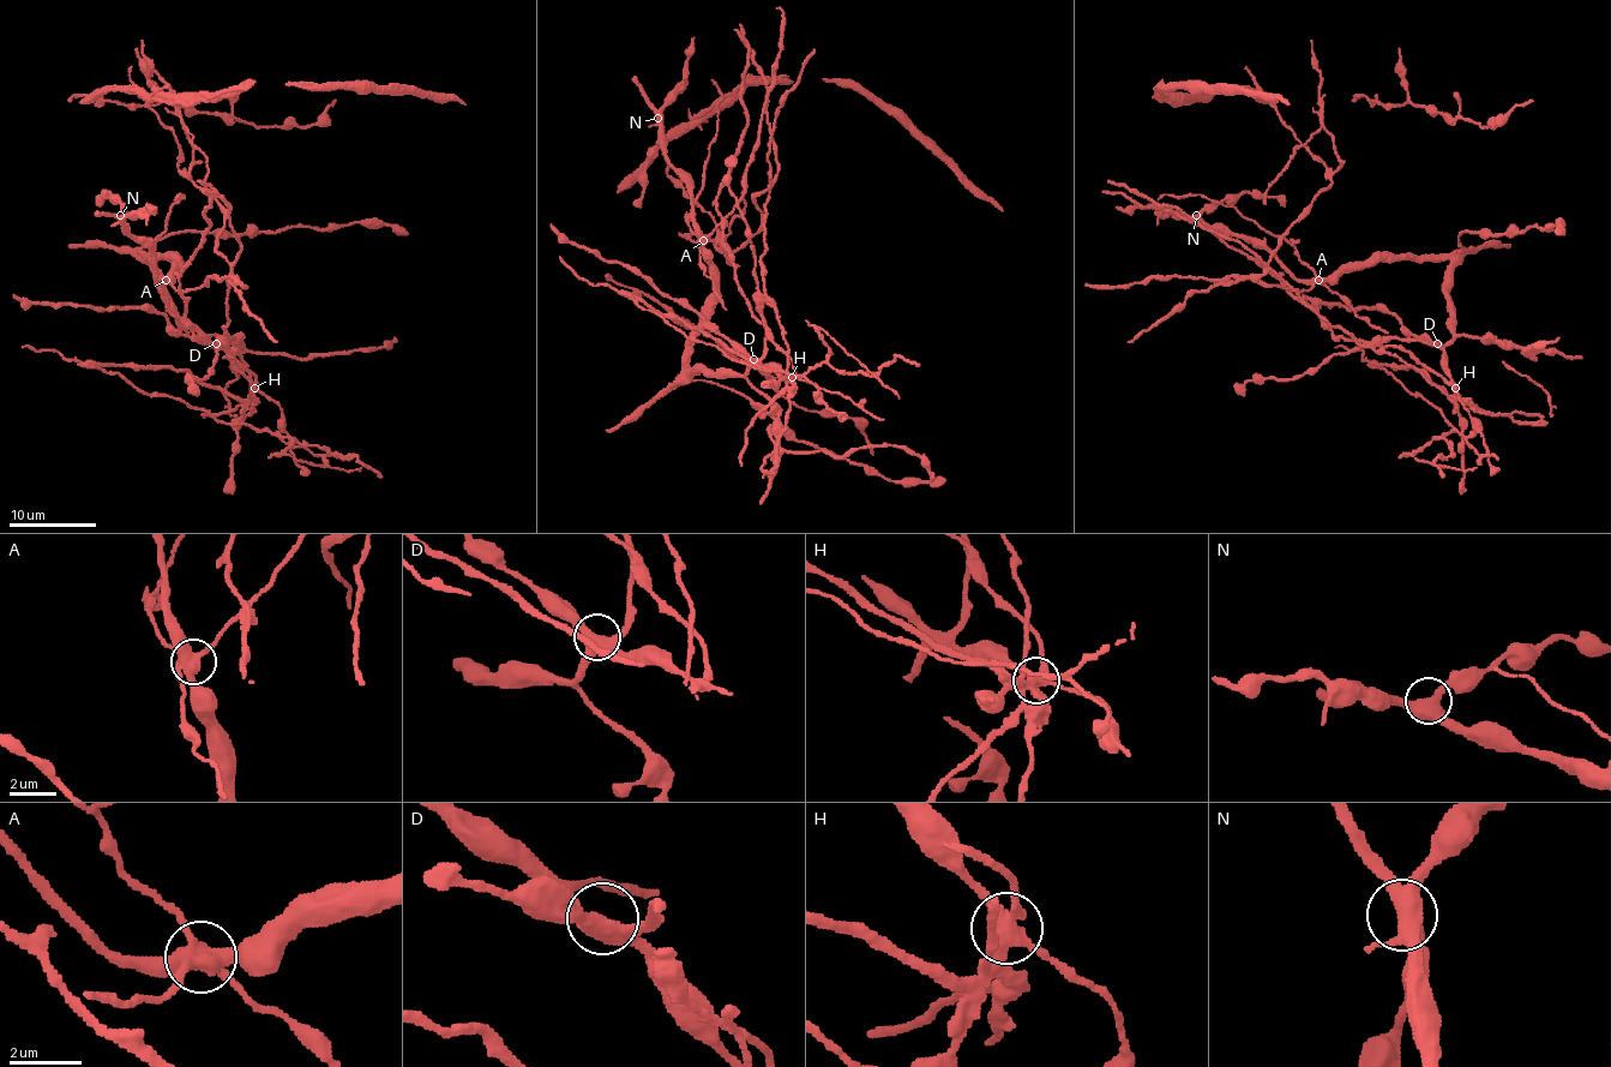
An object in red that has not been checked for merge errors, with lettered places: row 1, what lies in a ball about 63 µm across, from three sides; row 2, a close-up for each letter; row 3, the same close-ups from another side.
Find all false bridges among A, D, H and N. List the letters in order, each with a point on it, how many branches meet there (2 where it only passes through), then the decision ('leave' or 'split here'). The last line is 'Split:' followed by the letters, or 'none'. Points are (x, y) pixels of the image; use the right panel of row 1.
A: (1318, 280) | 5 | split here
D: (1437, 343) | 4 | leave
H: (1455, 388) | 4 | split here
N: (1196, 215) | 4 | leave
Split: A, H

